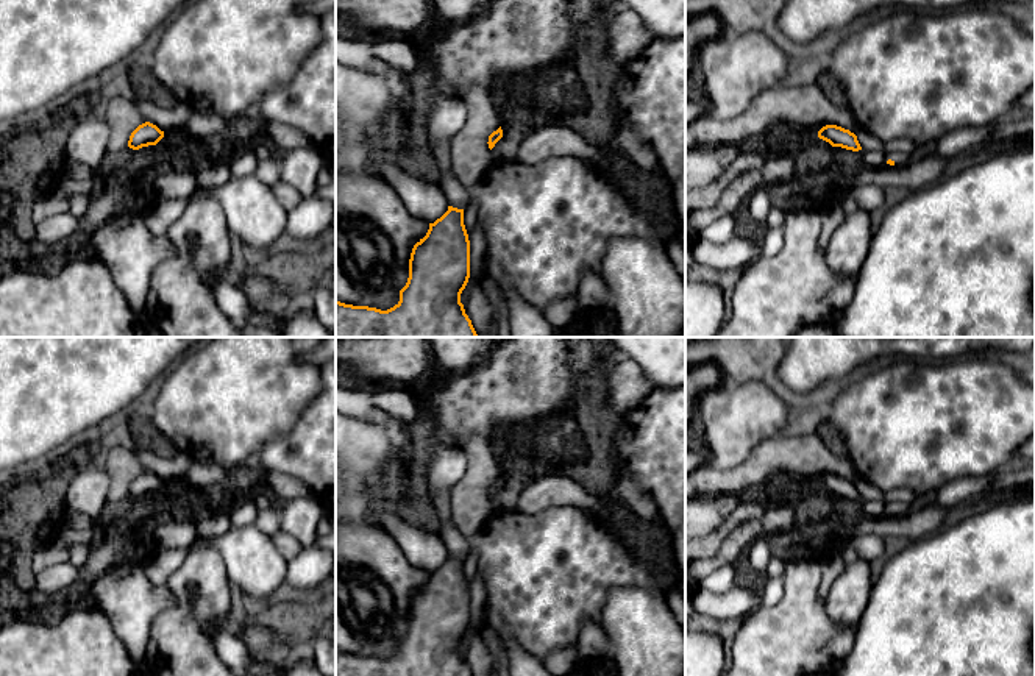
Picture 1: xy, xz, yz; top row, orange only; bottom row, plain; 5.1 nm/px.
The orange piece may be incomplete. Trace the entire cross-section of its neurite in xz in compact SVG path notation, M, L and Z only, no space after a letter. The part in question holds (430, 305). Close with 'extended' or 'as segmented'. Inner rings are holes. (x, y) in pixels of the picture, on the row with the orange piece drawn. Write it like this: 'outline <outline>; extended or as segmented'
outline M448 206L414 245L400 301L387 311L336 301L336 337L478 337L461 303L468 278L464 209Z; as segmented

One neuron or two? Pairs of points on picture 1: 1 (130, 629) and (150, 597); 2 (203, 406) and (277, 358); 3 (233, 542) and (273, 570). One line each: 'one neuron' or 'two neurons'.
1: one neuron
2: one neuron
3: one neuron

